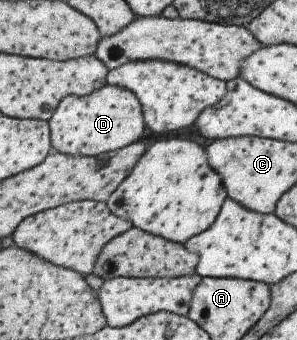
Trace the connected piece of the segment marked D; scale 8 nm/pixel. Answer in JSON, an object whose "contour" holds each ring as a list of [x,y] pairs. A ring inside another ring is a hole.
{"contour":[[[108,83],[87,96],[67,95],[48,123],[53,151],[86,157],[113,152],[140,140],[147,126],[135,93]]]}

